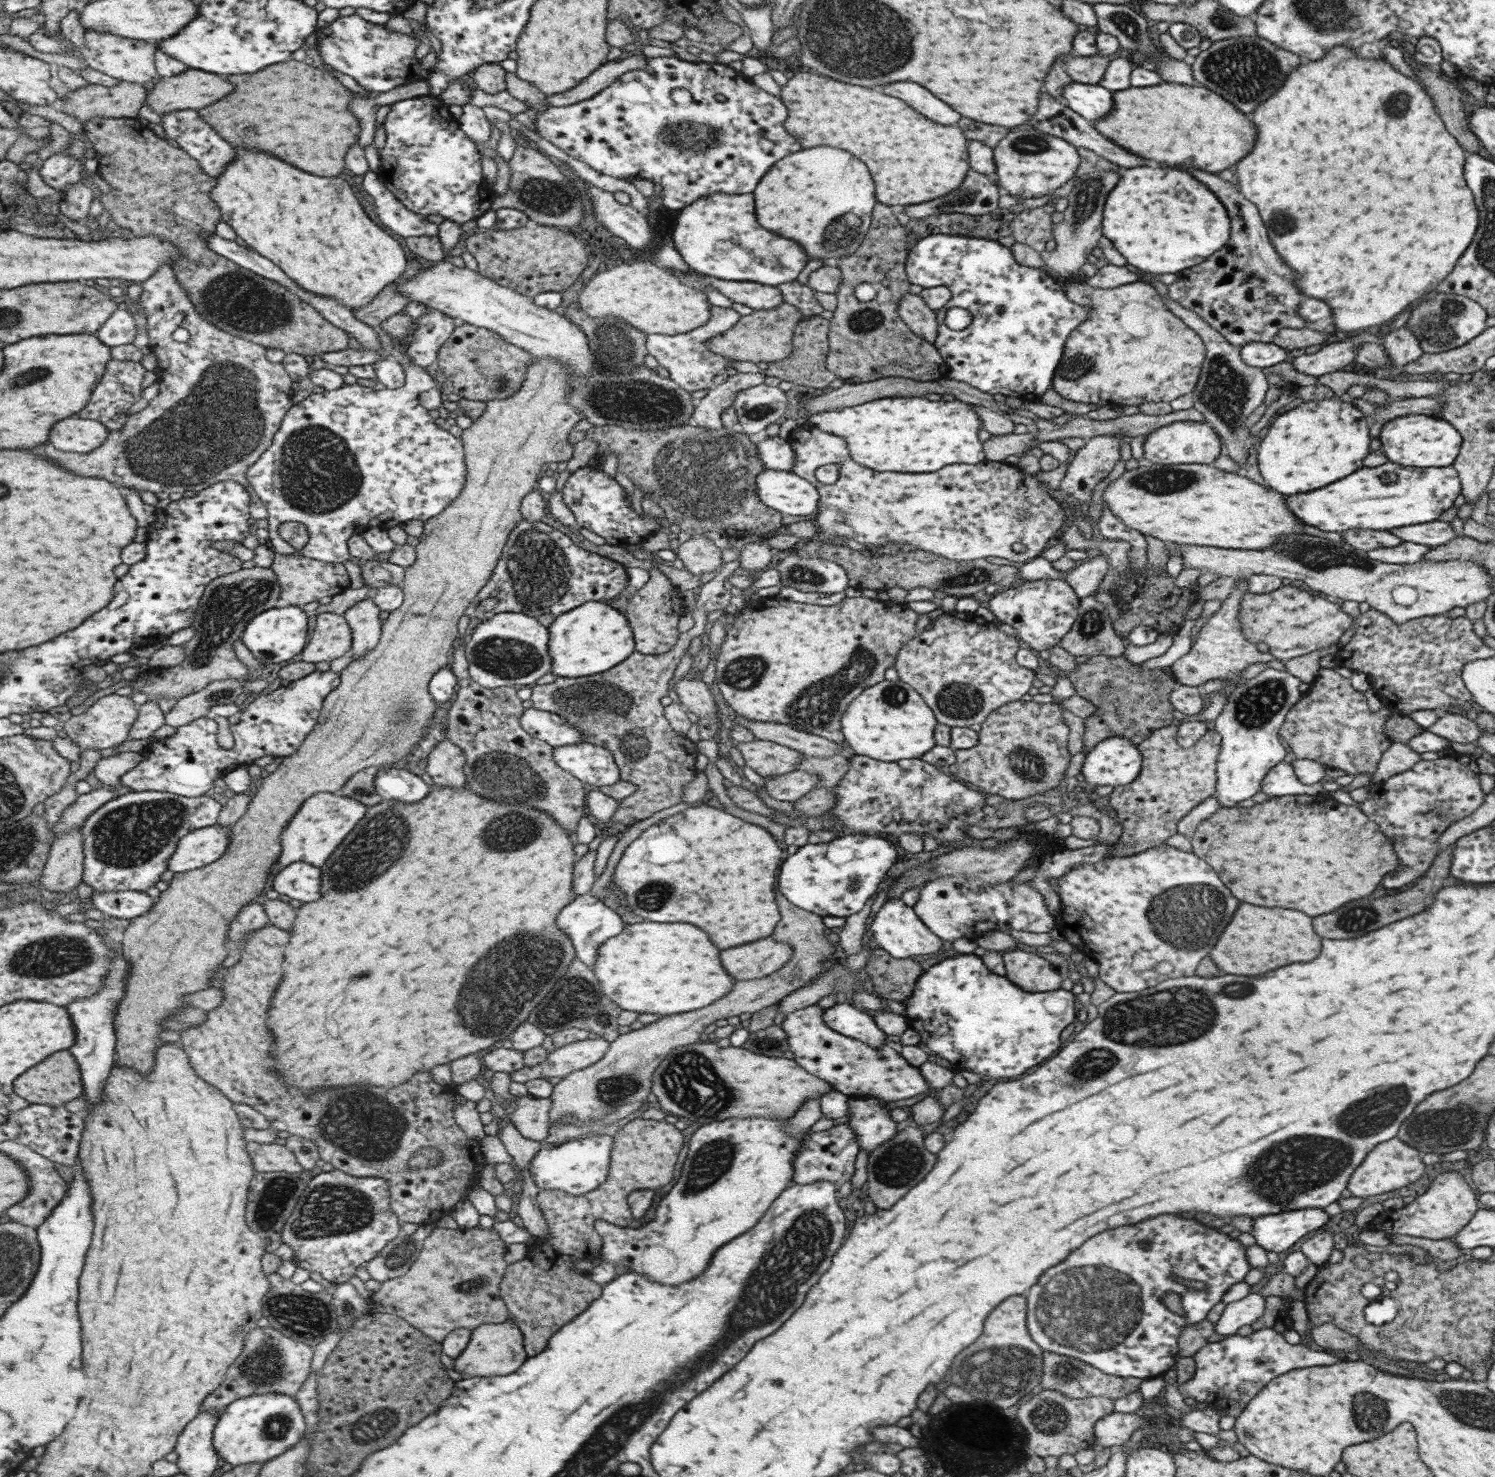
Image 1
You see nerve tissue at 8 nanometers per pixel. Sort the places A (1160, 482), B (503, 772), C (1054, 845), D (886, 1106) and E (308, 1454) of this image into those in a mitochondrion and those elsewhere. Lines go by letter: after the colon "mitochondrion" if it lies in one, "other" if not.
A: mitochondrion
B: mitochondrion
C: other
D: other
E: other

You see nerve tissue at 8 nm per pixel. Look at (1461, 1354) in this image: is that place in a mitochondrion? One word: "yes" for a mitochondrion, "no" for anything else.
no

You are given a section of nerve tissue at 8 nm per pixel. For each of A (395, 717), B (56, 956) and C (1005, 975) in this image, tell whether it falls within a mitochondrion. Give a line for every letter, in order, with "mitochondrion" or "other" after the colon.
A: mitochondrion
B: mitochondrion
C: other

